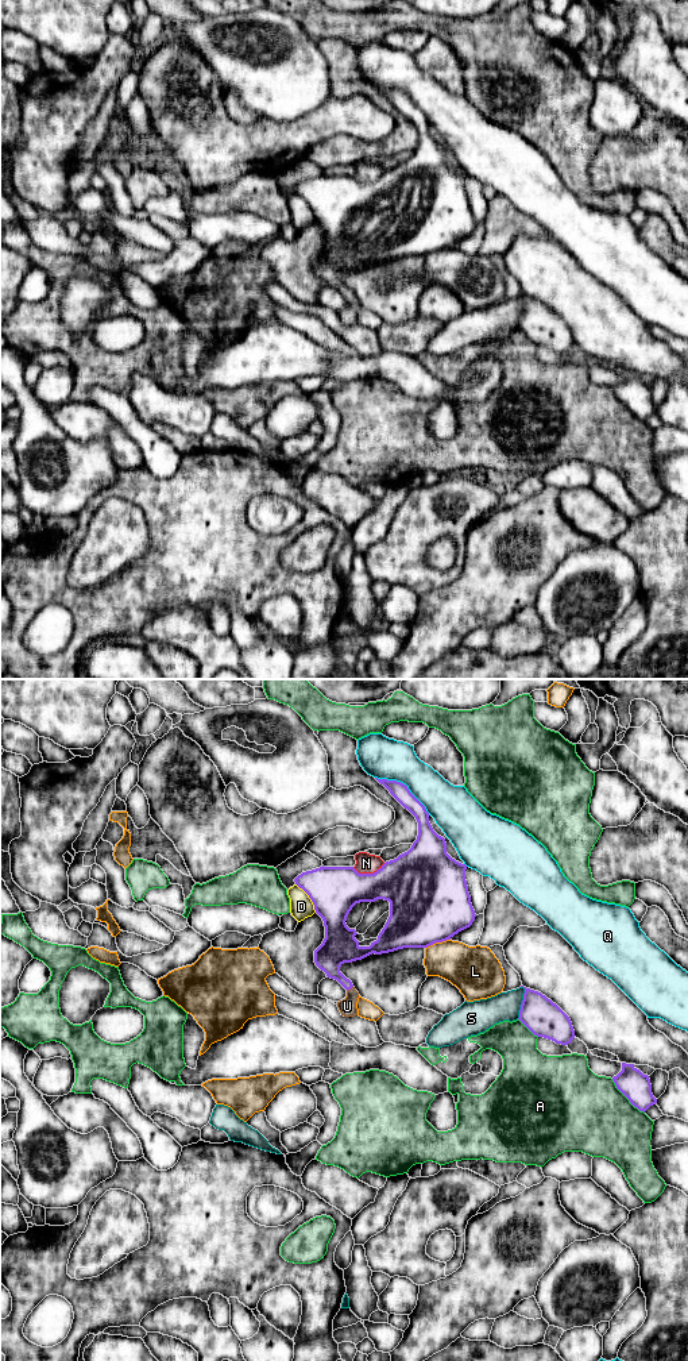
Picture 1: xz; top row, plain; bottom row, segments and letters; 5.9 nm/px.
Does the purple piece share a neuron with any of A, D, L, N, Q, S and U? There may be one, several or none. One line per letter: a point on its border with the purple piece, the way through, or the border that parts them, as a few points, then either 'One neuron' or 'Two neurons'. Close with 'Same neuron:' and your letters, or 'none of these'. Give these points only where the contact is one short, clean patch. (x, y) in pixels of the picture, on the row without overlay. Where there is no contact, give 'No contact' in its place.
A: Touches purple at xz (626, 405). Two neurons
D: Touches purple at xz (309, 205). Two neurons
L: Touches purple at xz (437, 250). Two neurons
N: Touches purple at xz (368, 182). Two neurons
Q: Touches purple at xz (405, 93). Two neurons
S: Touches purple at xz (522, 311). Two neurons
U: Touches purple at xz (350, 297). Path across: xz (339, 257), (335, 281), (350, 297), (350, 312), (347, 315). One neuron
Same neuron: U

